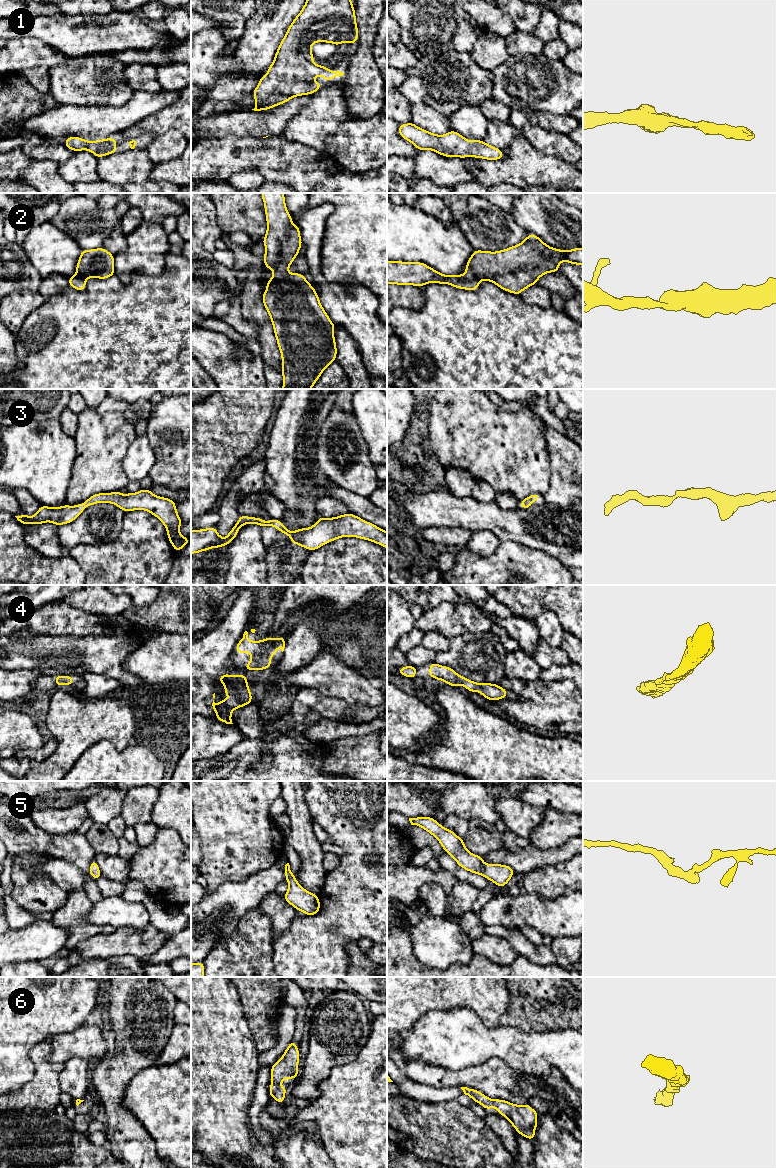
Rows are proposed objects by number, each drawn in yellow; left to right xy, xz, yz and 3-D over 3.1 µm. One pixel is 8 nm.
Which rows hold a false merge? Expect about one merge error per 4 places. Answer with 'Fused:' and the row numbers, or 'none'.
Fused: none

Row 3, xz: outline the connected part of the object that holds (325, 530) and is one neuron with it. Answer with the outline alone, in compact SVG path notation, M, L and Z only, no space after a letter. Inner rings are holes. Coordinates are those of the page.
M351 513L332 518L322 516L312 527L300 528L294 532L285 527L279 519L272 518L265 521L259 517L240 515L238 521L224 539L220 537L215 526L207 529L191 530L191 554L201 551L206 552L214 547L227 546L235 539L239 529L244 524L257 524L260 527L273 526L282 534L288 535L291 544L300 545L310 551L317 550L322 545L340 537L357 537L379 544L387 549L387 532Z

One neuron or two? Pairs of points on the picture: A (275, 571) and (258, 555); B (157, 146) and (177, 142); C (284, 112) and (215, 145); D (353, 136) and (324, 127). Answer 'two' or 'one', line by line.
A: two
B: one
C: two
D: two

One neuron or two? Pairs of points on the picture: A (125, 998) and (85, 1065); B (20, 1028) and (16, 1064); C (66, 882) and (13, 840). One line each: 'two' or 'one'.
A: two
B: one
C: two

